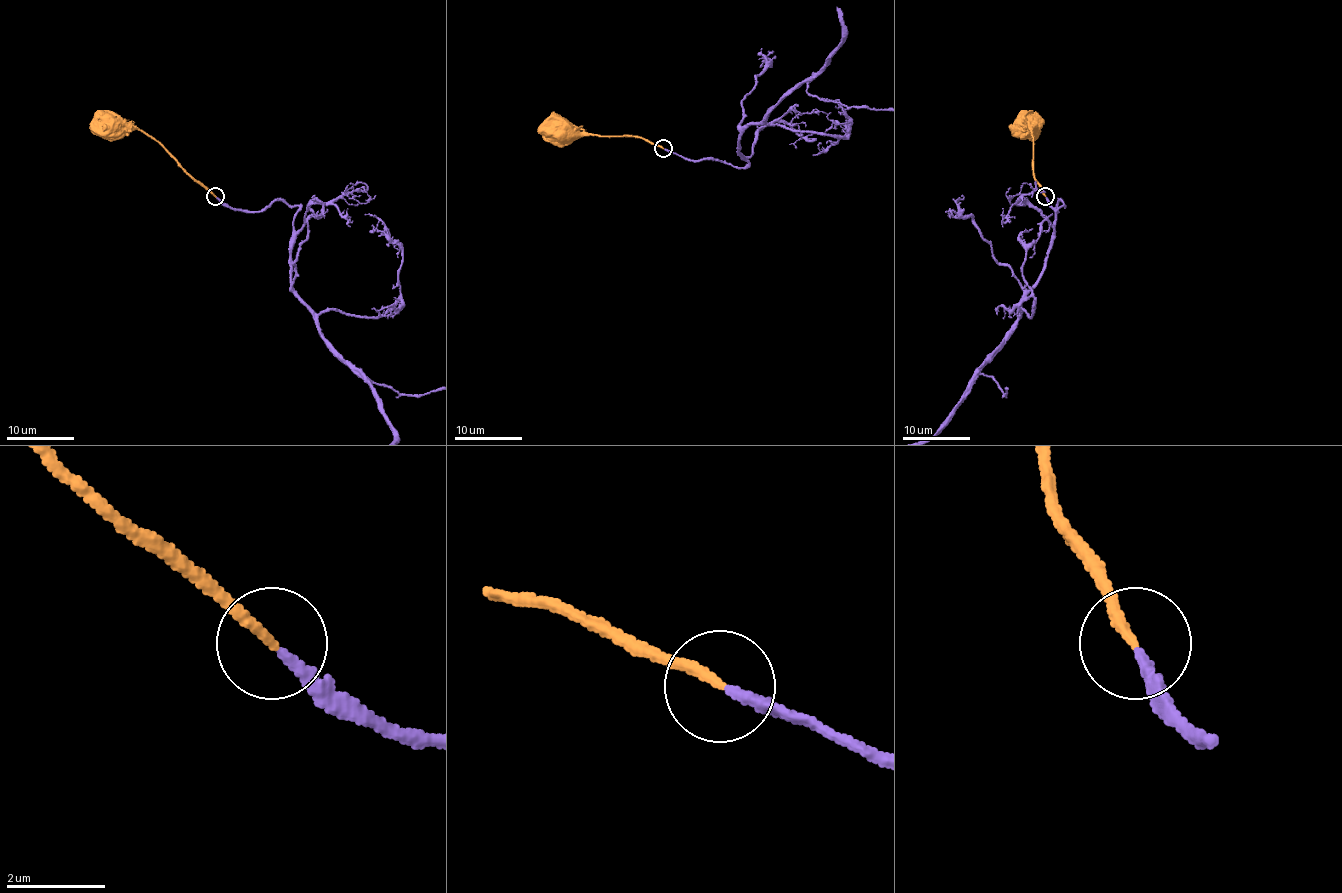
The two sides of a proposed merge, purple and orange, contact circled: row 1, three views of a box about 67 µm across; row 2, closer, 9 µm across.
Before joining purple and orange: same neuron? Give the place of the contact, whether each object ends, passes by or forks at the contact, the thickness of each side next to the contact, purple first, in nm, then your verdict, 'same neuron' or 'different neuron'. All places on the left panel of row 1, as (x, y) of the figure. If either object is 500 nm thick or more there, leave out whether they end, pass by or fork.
place (215, 196); purple ends; orange ends; calibres 200 and 200 nm; same neuron

